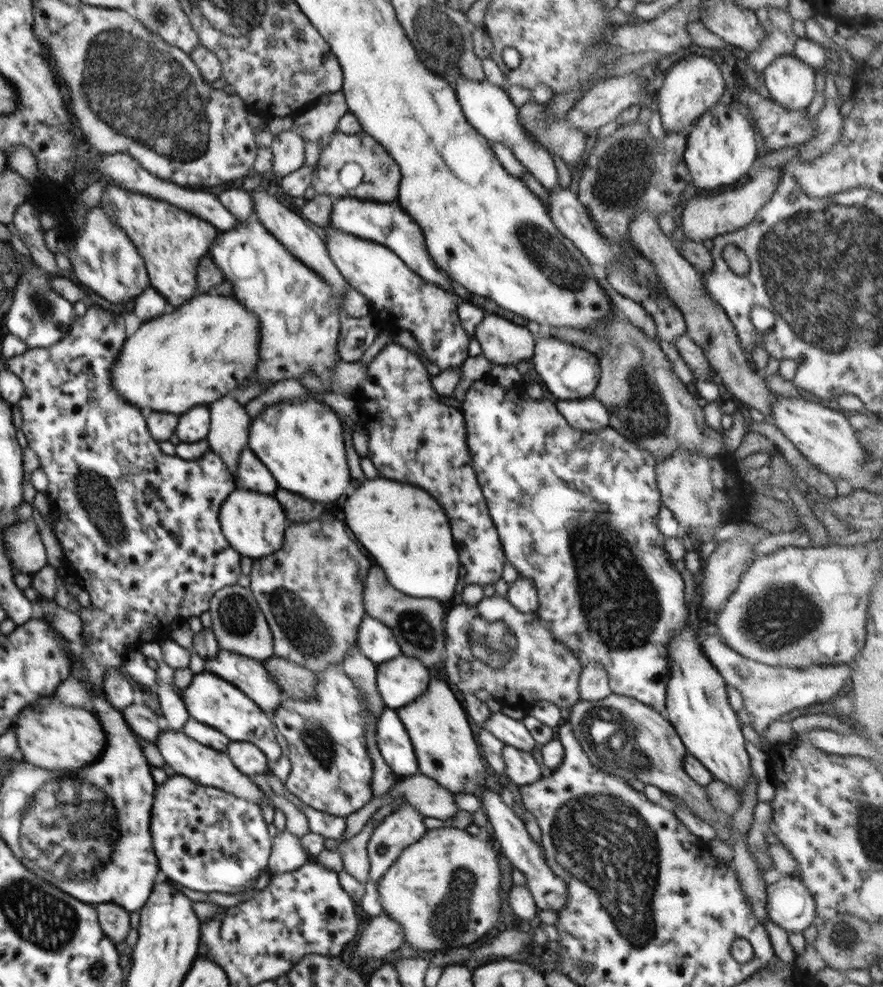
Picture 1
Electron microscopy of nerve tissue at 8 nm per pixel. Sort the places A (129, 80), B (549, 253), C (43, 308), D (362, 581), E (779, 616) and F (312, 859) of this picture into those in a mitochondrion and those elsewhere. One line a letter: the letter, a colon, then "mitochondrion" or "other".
A: mitochondrion
B: mitochondrion
C: mitochondrion
D: other
E: mitochondrion
F: other

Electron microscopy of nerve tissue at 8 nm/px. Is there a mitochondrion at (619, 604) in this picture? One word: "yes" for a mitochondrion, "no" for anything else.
yes

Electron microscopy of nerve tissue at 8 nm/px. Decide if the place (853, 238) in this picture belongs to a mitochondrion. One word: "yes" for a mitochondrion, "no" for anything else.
yes

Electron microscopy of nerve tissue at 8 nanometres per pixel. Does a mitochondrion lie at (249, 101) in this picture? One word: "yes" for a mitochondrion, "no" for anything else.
no

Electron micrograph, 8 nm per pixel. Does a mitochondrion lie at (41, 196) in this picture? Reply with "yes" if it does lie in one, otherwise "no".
no

